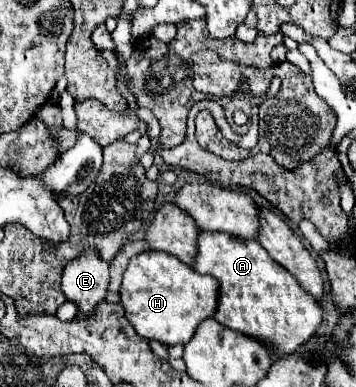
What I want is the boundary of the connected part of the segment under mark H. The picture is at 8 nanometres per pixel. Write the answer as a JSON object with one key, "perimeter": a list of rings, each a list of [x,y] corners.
{"perimeter":[[[150,250],[130,260],[124,272],[120,296],[126,318],[142,338],[174,346],[190,342],[196,326],[216,314],[218,280],[198,274],[192,266],[172,254]]]}

